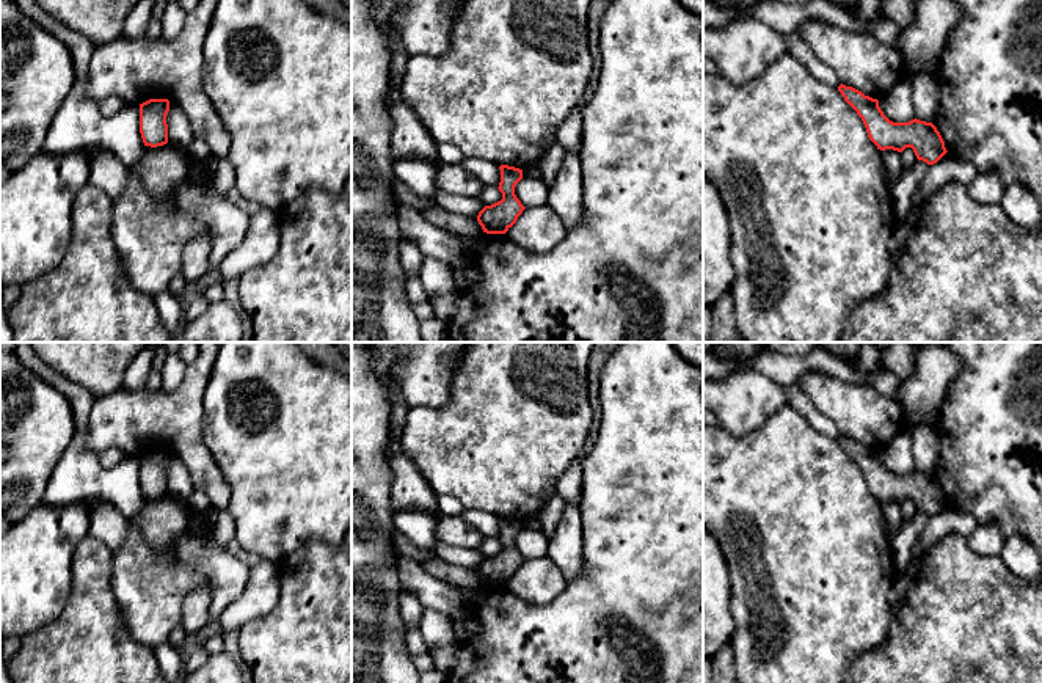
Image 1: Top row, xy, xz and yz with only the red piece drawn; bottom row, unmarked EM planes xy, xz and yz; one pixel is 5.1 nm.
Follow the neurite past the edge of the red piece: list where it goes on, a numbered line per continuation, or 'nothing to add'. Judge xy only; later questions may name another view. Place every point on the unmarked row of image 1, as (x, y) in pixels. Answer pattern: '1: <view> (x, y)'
nothing to add

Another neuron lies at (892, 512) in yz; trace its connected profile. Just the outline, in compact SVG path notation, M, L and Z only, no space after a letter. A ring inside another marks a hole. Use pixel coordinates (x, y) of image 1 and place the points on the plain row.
M893 501L880 502L880 510L885 520L885 526L890 532L898 531L904 523L901 504Z

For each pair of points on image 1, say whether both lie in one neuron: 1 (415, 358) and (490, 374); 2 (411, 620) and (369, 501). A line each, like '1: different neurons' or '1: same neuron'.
1: different neurons
2: different neurons

